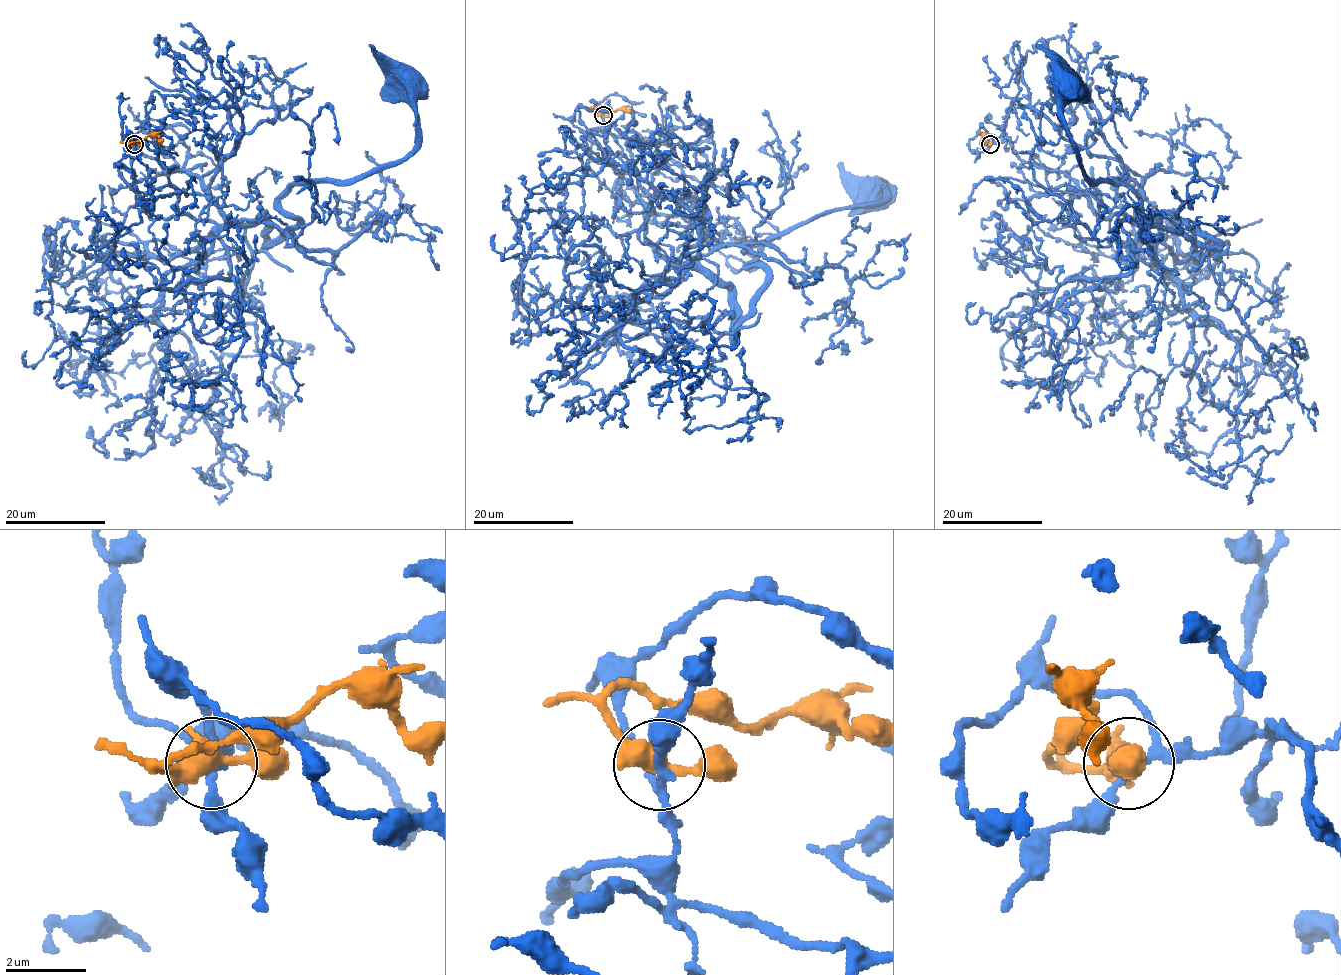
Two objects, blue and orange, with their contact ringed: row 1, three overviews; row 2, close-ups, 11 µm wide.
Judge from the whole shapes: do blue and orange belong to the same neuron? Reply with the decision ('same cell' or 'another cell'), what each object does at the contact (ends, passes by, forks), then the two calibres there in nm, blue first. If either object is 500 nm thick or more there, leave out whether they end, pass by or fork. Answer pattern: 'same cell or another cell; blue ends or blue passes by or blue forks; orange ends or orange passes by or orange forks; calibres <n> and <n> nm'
another cell; blue forks; orange passes by; calibres 170 and 460 nm

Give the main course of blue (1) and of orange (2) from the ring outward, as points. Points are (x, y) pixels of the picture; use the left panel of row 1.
1: (134, 144), (168, 169), (177, 217), (261, 214), (268, 246), (297, 222), (292, 185), (408, 154), (416, 86)
2: (134, 144), (128, 145), (149, 135), (163, 141)

